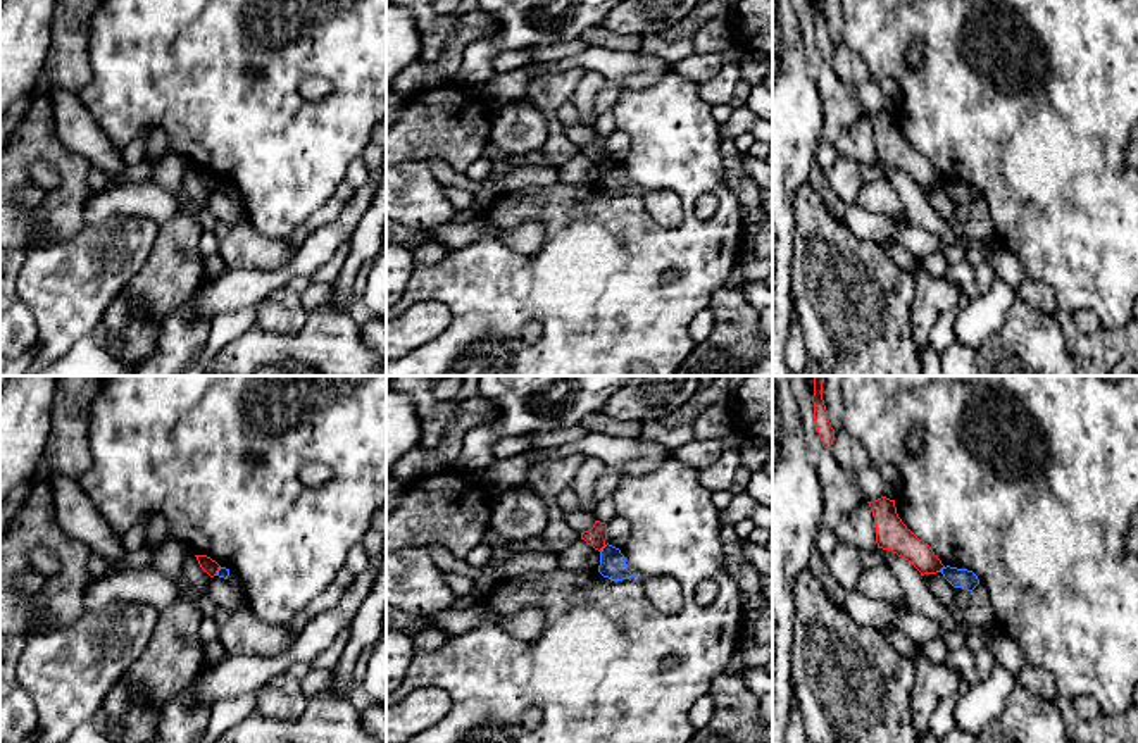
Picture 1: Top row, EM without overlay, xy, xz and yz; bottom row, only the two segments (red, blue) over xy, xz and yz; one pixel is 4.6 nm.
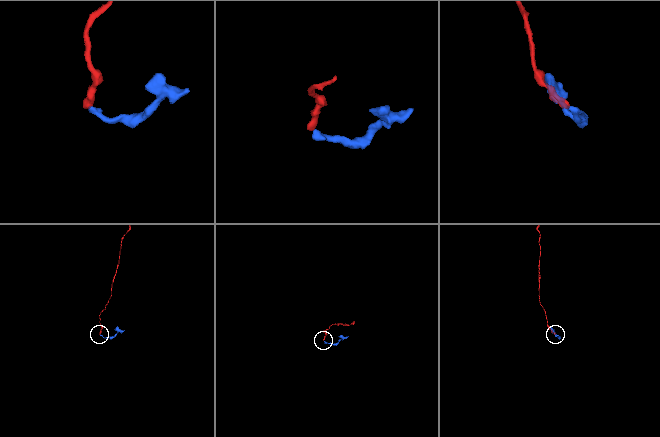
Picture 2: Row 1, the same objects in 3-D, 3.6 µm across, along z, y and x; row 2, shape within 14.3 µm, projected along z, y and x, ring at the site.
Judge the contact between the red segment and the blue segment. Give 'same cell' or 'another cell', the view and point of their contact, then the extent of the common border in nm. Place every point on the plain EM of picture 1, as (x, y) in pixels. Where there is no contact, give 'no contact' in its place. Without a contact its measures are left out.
another cell; meets red in xz at (602, 161); contact 50 nm long

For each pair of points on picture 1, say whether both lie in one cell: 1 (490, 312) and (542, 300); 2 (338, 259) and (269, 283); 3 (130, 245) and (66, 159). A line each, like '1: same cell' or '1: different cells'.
1: same cell
2: different cells
3: different cells

